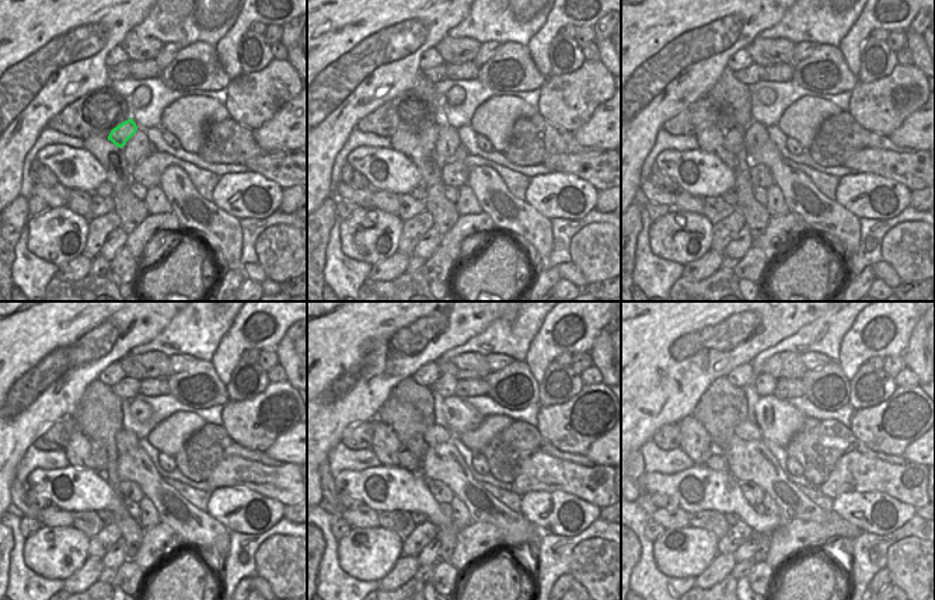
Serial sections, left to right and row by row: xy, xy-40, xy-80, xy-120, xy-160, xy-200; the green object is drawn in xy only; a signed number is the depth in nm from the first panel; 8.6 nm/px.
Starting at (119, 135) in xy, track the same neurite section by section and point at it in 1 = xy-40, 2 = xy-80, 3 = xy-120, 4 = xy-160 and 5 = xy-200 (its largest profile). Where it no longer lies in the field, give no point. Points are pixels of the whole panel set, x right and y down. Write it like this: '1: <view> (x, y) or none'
1: xy-40 (428, 138)
2: xy-80 (735, 139)
3: xy-120 (100, 457)
4: xy-160 (407, 460)
5: xy-200 (717, 461)

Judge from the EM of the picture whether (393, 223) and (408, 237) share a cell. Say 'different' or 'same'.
different

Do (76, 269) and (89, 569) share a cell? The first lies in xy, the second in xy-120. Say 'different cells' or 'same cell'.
same cell

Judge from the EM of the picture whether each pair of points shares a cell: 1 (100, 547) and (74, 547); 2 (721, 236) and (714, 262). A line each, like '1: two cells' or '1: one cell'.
1: two cells
2: two cells

